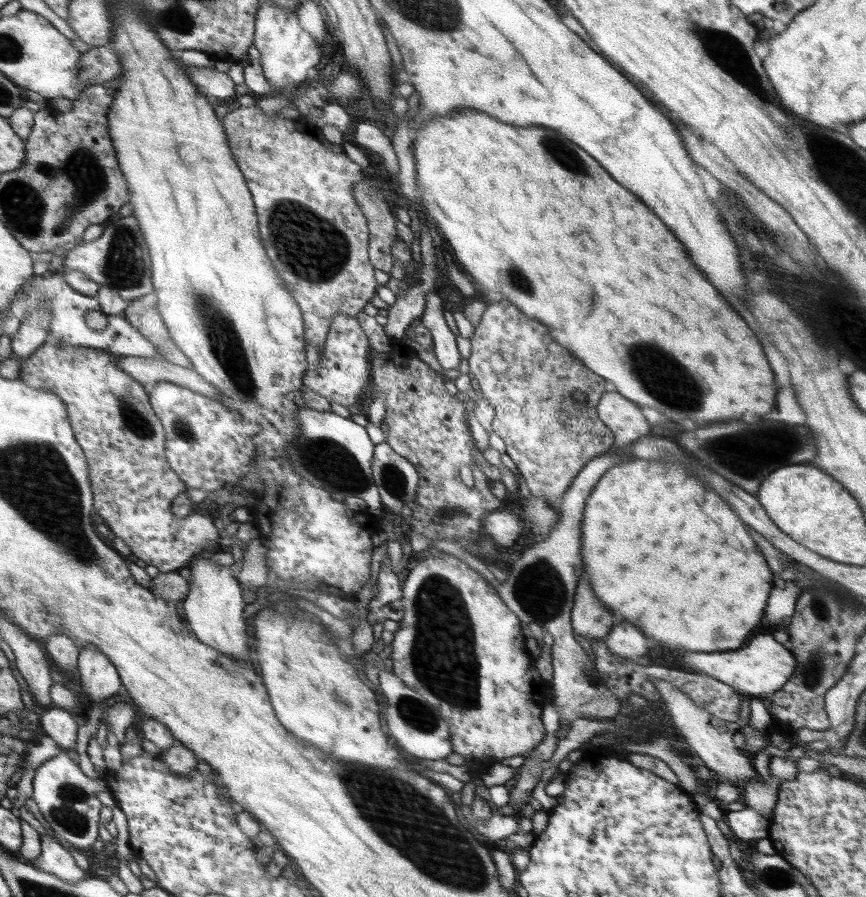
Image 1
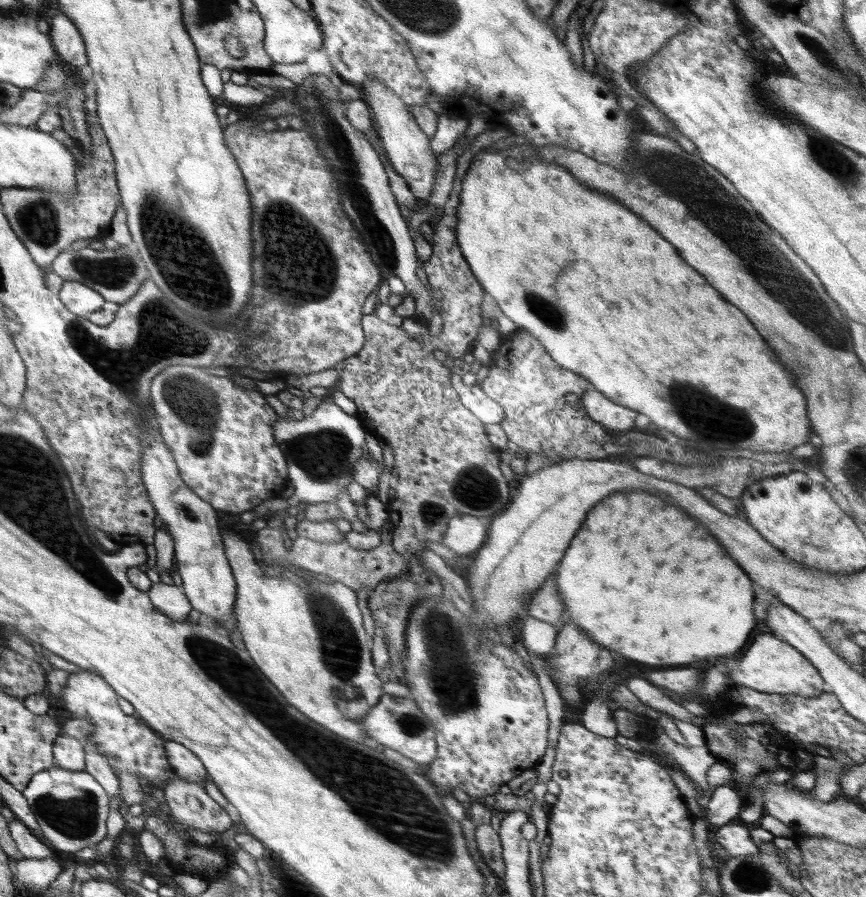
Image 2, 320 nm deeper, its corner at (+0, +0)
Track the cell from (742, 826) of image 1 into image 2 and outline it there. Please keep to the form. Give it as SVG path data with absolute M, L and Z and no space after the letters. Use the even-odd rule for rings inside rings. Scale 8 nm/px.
M728 823L717 828L716 840L731 857L759 854L759 846L750 837L748 828L742 824Z

